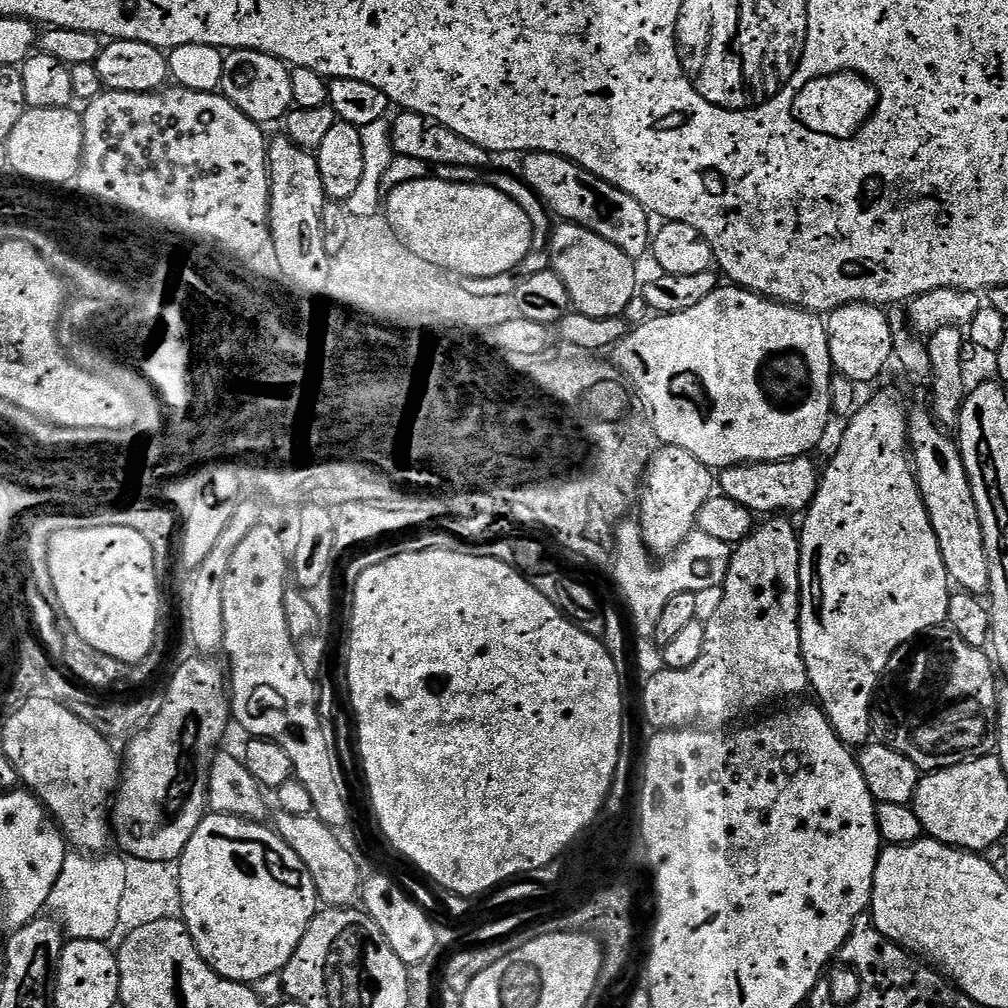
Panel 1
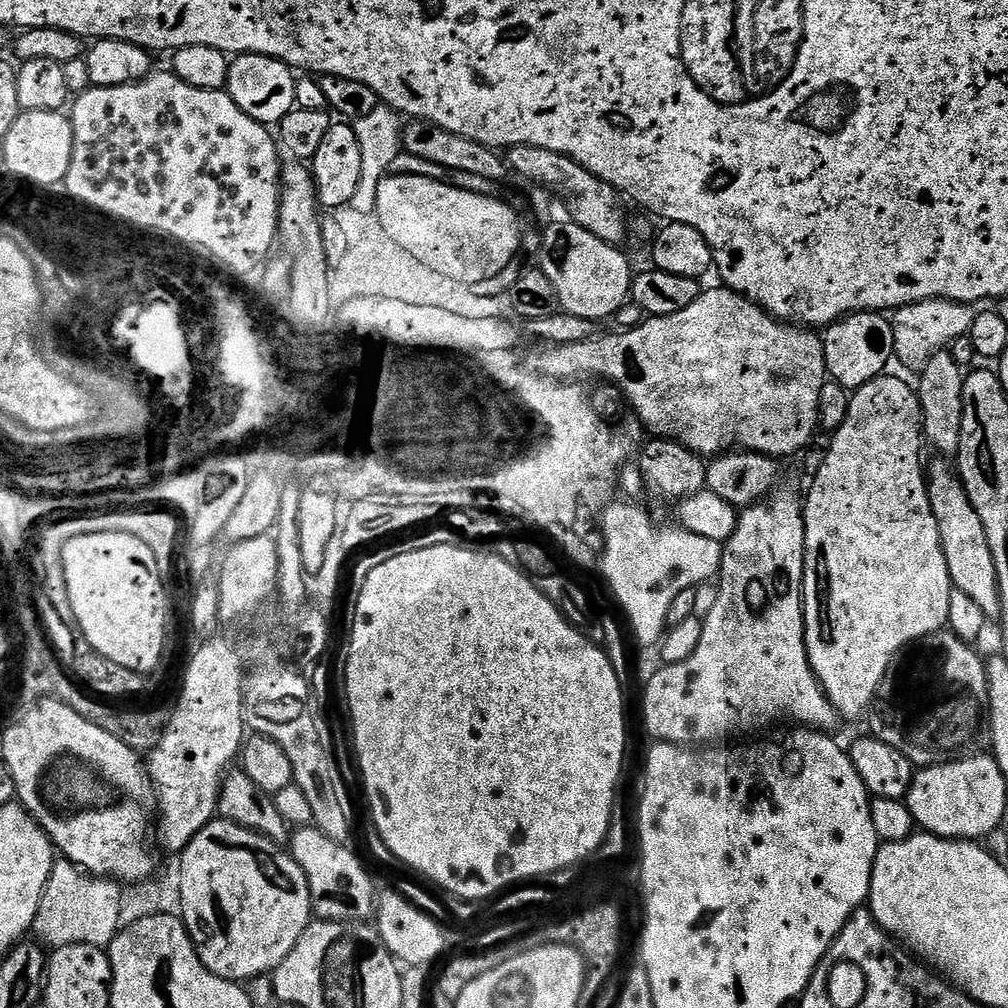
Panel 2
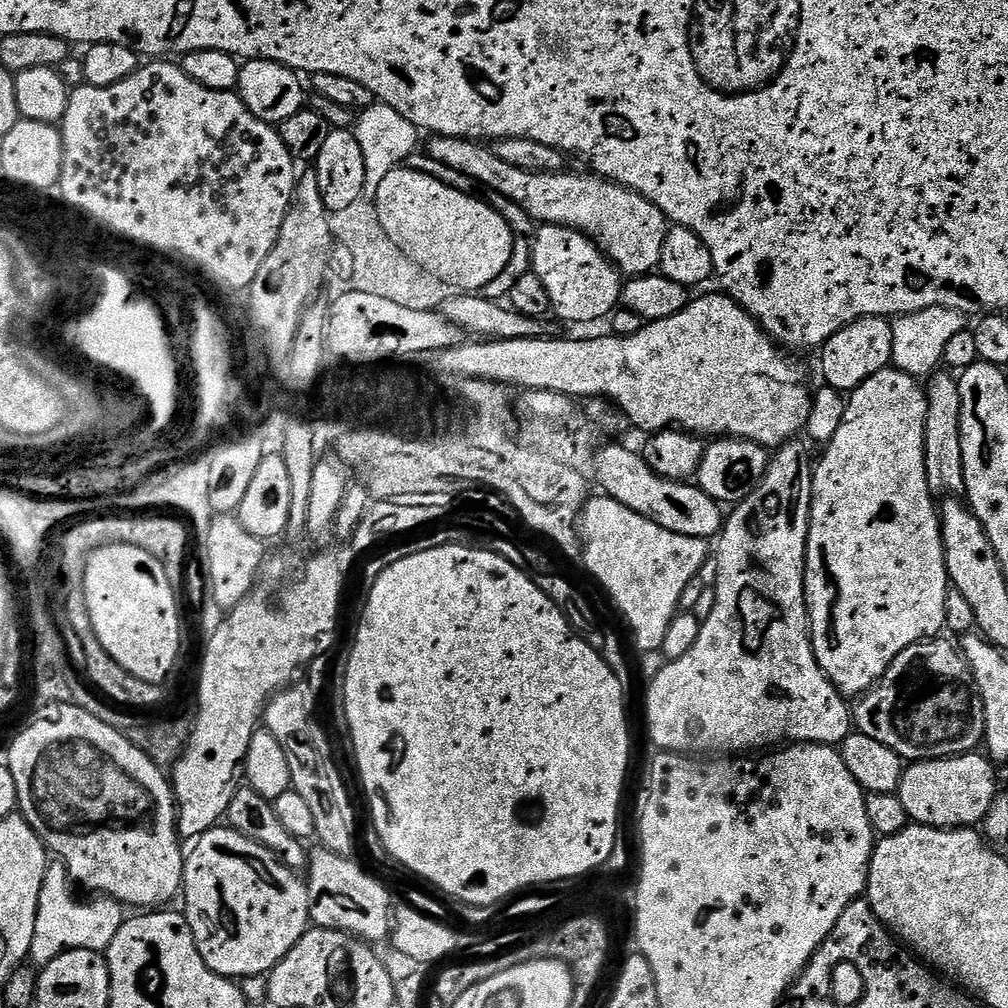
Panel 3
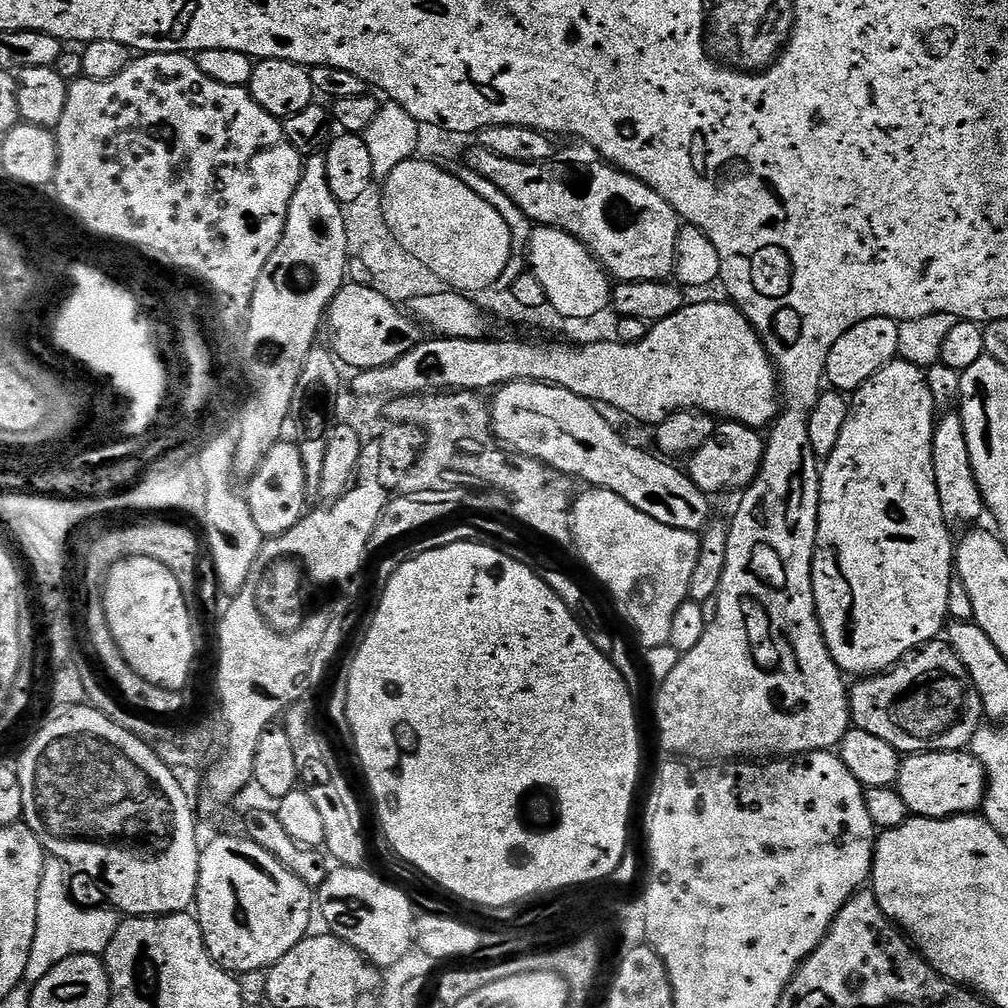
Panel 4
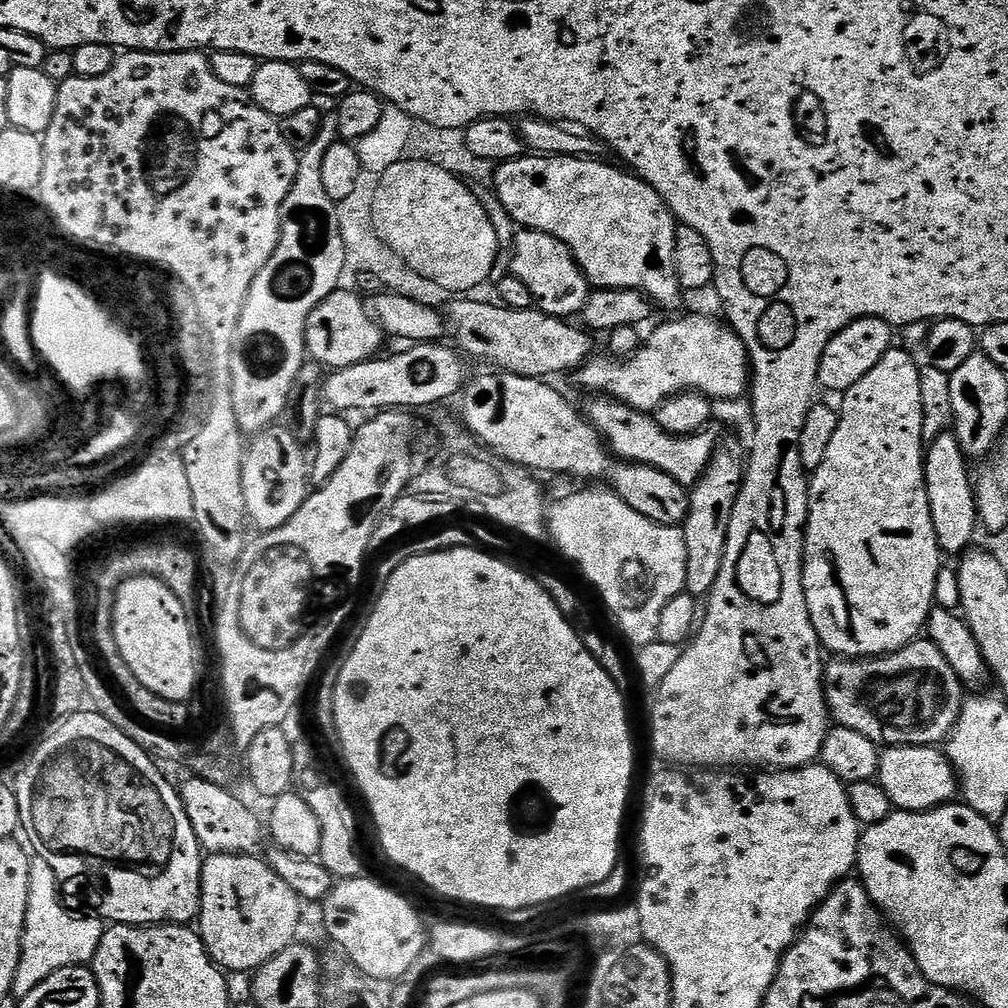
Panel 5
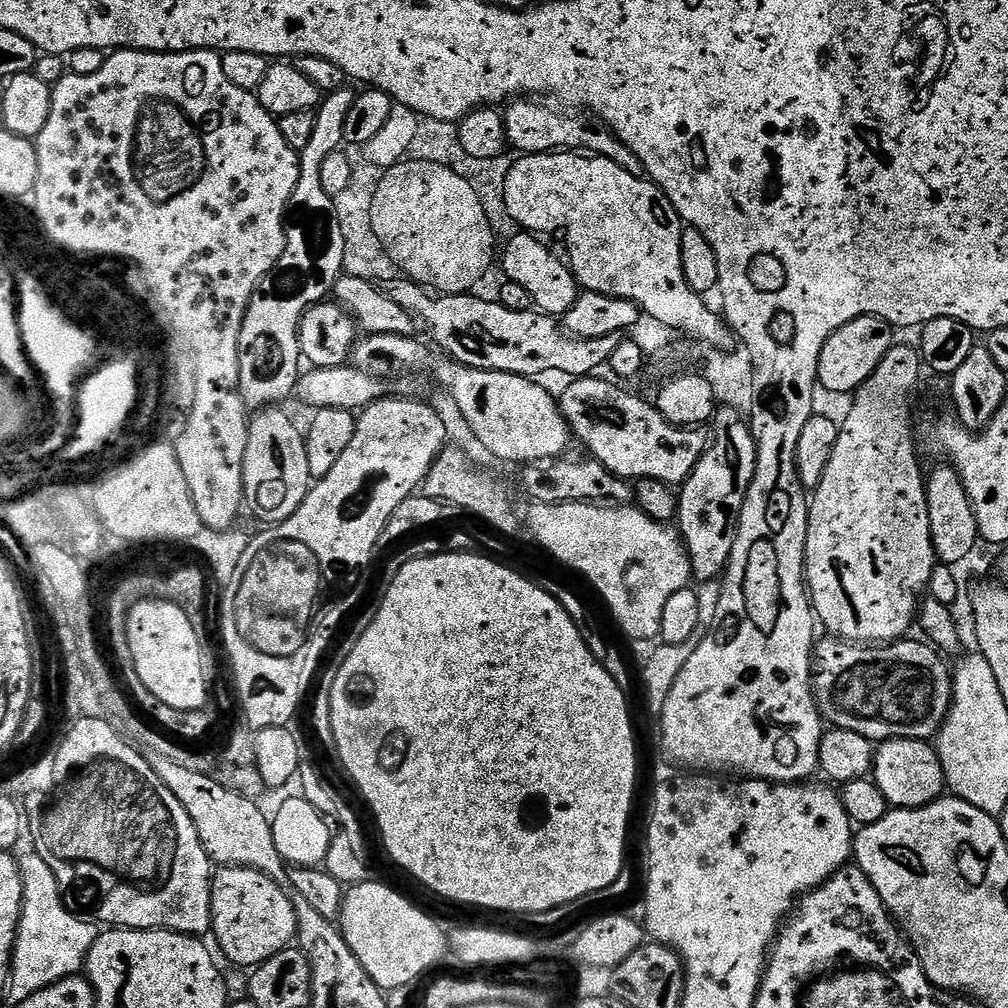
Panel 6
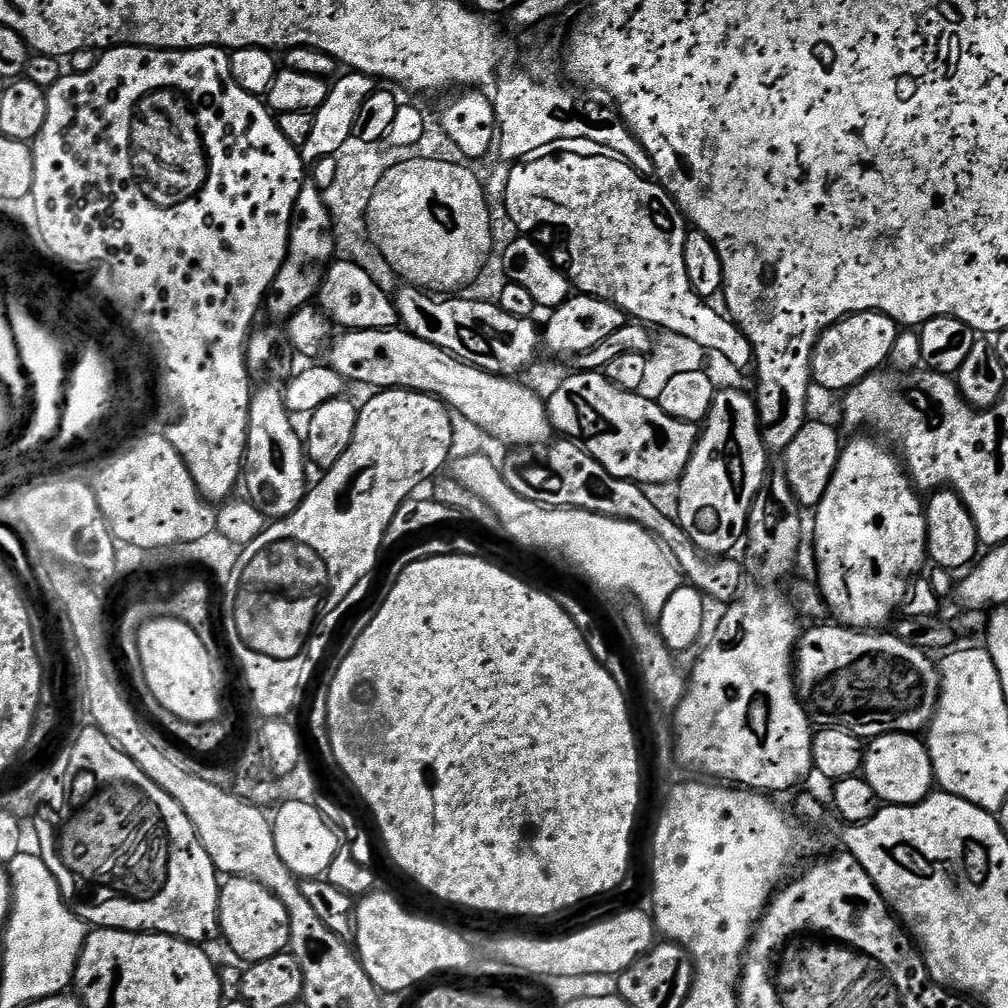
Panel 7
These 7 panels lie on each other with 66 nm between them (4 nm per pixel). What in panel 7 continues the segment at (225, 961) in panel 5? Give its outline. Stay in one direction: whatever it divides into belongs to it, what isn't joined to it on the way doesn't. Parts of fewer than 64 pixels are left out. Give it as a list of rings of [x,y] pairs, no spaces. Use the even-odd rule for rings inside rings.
[[[233,876],[223,881],[220,889],[220,930],[223,943],[232,947],[241,961],[255,962],[274,958],[289,947],[290,918],[286,906],[266,886],[249,880],[246,876]]]

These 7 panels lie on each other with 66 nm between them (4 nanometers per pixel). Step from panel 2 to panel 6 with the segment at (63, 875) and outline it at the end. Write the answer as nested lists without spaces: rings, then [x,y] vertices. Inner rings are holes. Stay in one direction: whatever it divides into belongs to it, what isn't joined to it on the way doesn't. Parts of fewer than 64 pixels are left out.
[[[28,850],[24,857],[19,857],[18,863],[24,887],[24,905],[20,911],[20,925],[16,928],[16,946],[12,949],[12,974],[6,997],[7,1003],[12,1003],[12,1006],[19,1006],[26,1002],[26,998],[30,998],[30,994],[38,994],[38,990],[54,982],[83,973],[88,963],[88,952],[98,935],[97,925],[91,919],[77,914],[66,903],[54,870],[46,866],[46,862],[36,851]]]

